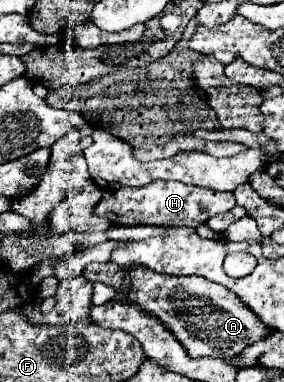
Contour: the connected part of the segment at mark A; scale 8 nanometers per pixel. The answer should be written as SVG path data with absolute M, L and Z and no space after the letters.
M88 263L82 275L94 283L102 281L110 287L120 287L124 277L132 281L130 299L144 307L146 313L158 317L174 337L184 345L190 357L220 357L232 359L250 343L268 335L268 327L256 319L256 315L226 287L212 283L204 277L170 277L162 273L154 273L146 267L134 267L130 275L114 263Z

